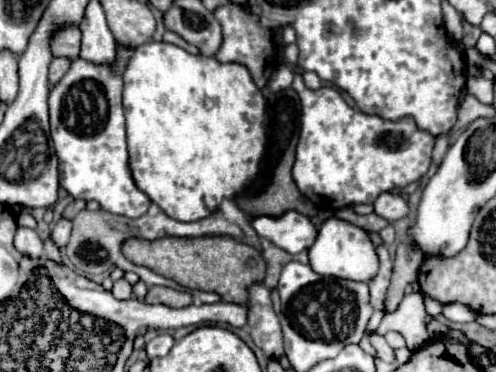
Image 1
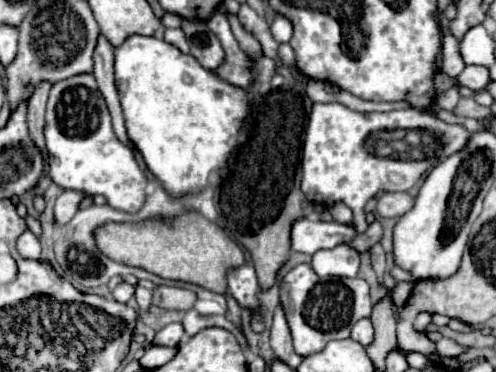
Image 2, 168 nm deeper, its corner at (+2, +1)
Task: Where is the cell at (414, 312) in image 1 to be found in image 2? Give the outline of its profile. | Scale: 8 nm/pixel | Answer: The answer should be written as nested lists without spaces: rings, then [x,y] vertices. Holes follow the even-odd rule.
[[[369,318],[359,320],[359,322],[353,326],[353,330],[351,330],[351,338],[357,340],[357,342],[361,342],[363,346],[369,346],[369,344],[371,344],[373,334],[375,334],[375,332],[373,332],[373,326],[371,326],[371,320],[369,320]]]

